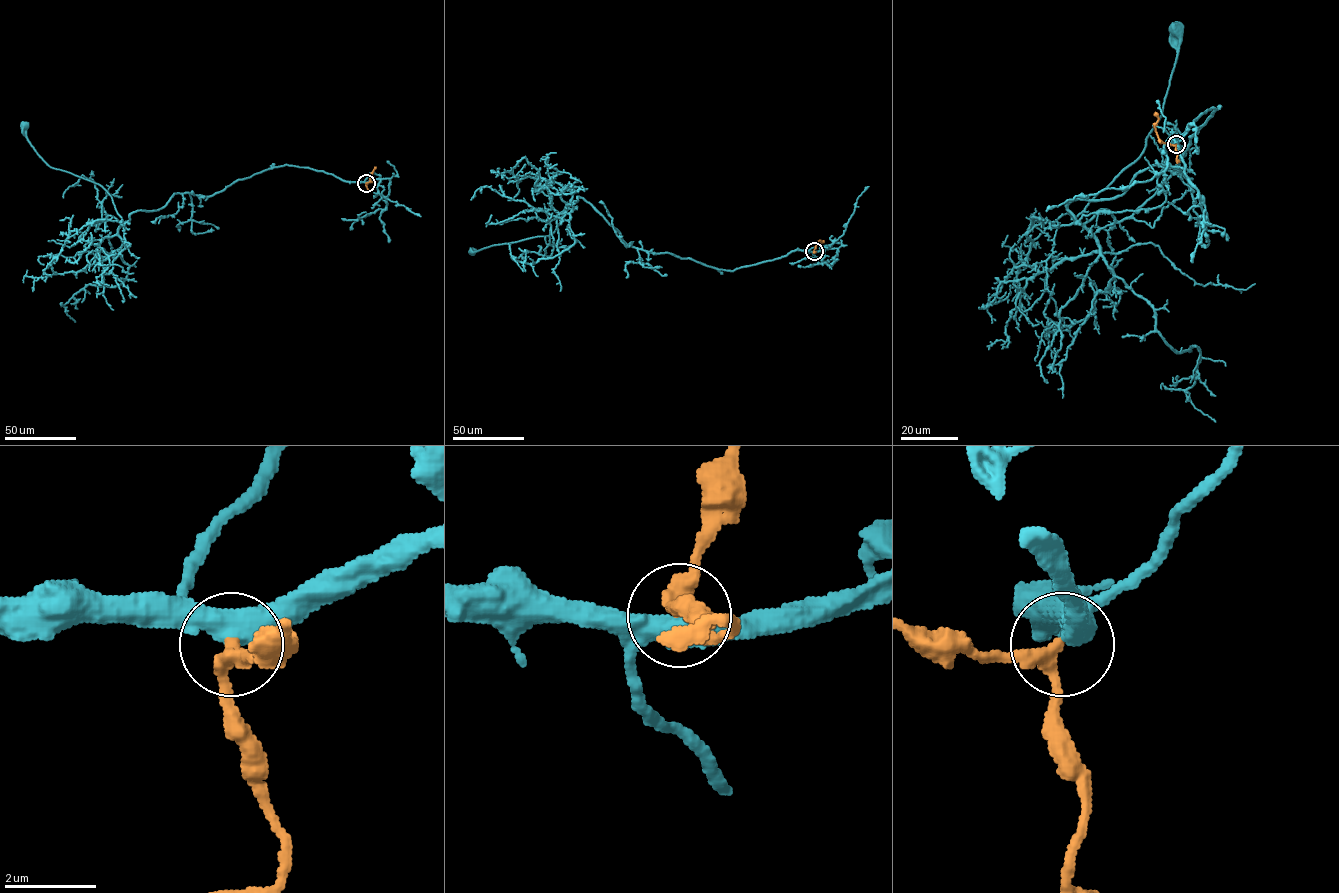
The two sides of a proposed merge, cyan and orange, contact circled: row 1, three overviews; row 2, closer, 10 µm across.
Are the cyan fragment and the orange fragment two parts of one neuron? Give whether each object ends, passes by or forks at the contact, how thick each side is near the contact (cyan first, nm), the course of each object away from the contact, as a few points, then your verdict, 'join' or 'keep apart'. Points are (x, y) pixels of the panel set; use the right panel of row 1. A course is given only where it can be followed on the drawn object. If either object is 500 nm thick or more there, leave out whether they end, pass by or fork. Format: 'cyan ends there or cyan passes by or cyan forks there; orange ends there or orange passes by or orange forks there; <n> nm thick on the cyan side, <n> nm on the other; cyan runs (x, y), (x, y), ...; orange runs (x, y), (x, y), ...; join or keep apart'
500 nm thick on the cyan side, 300 nm on the other; cyan runs (1176, 144), (1214, 108), (1179, 171), (1153, 164), (1068, 211), (1078, 222), (1143, 151), (1177, 27); orange runs (1176, 144), (1167, 144), (1158, 138), (1155, 112); join

